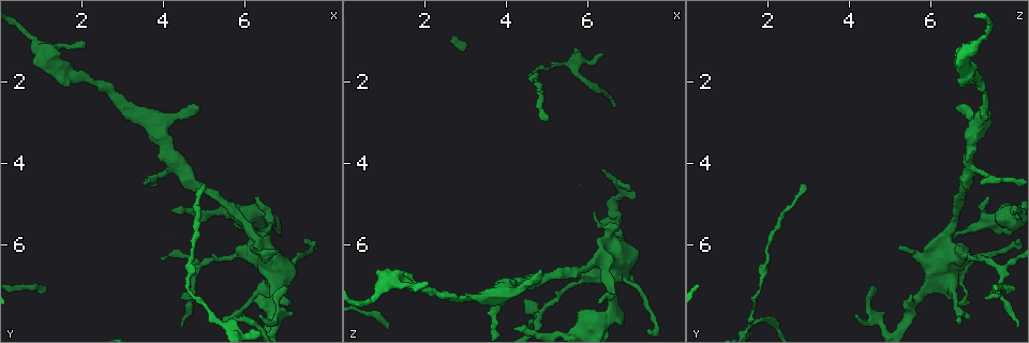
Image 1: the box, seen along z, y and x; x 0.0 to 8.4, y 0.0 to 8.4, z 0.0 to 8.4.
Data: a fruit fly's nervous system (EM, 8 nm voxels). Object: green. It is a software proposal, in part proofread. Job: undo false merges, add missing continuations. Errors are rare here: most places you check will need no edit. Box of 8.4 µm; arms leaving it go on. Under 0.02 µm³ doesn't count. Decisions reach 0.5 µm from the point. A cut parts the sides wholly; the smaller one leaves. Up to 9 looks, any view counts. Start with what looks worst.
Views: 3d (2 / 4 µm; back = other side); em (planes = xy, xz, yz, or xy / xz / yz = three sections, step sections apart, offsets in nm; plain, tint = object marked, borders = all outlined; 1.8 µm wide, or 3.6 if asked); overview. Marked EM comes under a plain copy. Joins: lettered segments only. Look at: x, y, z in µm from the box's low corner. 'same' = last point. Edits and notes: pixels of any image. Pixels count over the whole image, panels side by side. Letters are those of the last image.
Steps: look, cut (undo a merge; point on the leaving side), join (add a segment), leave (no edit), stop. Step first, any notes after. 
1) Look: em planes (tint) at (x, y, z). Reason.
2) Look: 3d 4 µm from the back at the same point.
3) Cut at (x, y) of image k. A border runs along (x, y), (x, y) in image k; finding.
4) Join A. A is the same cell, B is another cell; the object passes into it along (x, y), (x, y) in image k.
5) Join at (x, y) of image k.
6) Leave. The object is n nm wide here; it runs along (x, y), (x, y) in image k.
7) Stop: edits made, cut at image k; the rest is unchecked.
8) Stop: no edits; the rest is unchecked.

Look: em 3.6 µm planes (borders) at (6.30, 6.35, 6.55). Thin neck.

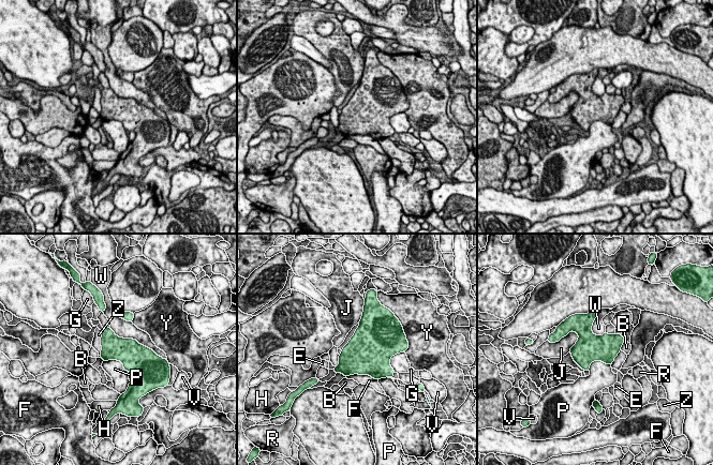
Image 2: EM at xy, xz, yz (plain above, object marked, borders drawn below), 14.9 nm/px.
Leave. The longest contact is with W, 750 nm; B, E, F, G, H, J, P, R, V, W, Y and Z are other cells; a border runs along (103, 360), (118, 360), (127, 371) in image 2; one neuron here.

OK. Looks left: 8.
Look: em xz step 8 (borders) at (5.05, 4.50, 2.90). Long arm stops here.

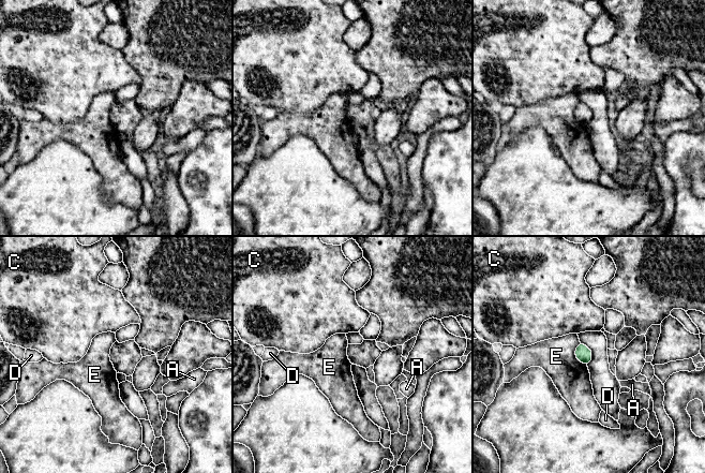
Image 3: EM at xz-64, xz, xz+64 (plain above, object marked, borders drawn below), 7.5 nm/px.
Look: em planes (borders) at the same point.

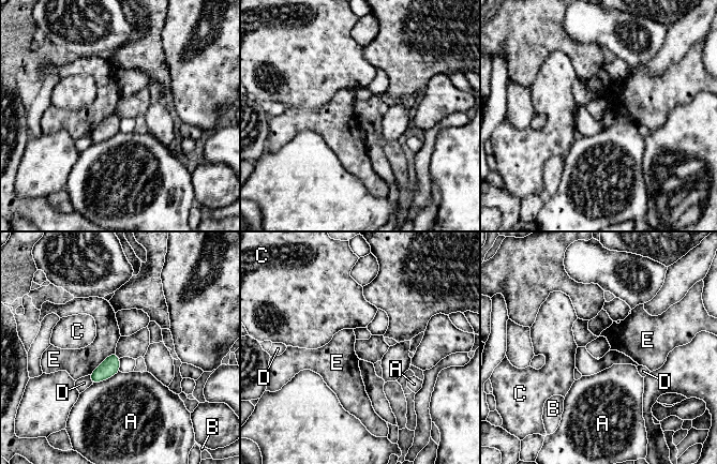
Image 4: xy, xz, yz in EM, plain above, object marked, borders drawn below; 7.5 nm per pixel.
Leave. A, B, C, D and E are other cells; a border runs along (115, 352), (108, 355), (89, 374) in image 4; no lettered segment goes on from it.

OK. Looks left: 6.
Look: em planes (borders) at (4.85, 2.65, 6.70).

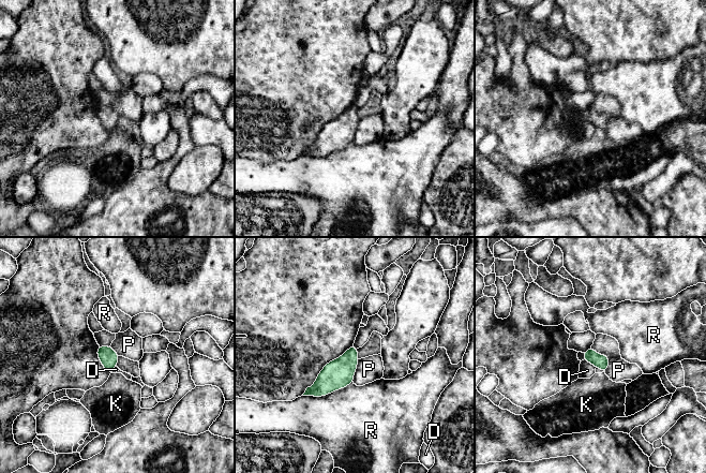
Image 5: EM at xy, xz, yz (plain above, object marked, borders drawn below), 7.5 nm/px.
Leave. D, K, P and R are other cells; a border runs along (591, 346), (609, 357), (605, 372) in image 5; none of them fits.

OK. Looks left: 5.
Look: em planes (borders) at (6.30, 4.80, 7.40). Thin end.

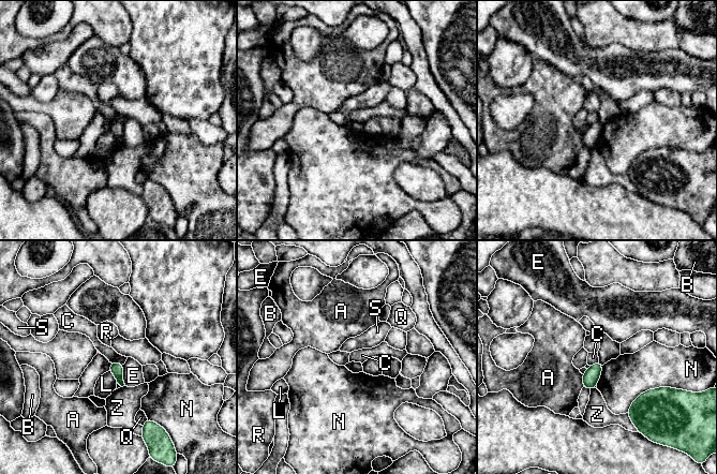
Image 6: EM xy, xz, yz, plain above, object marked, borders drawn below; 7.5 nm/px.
Leave. The object is 100 nm wide here; A, B, C, E, L, N, Q, R, S and Z are other cells; a border runs along (110, 361), (123, 364) in image 6; no lettered segment goes on from it.

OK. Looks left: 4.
Stop: no edits; the rest is unchecked.

